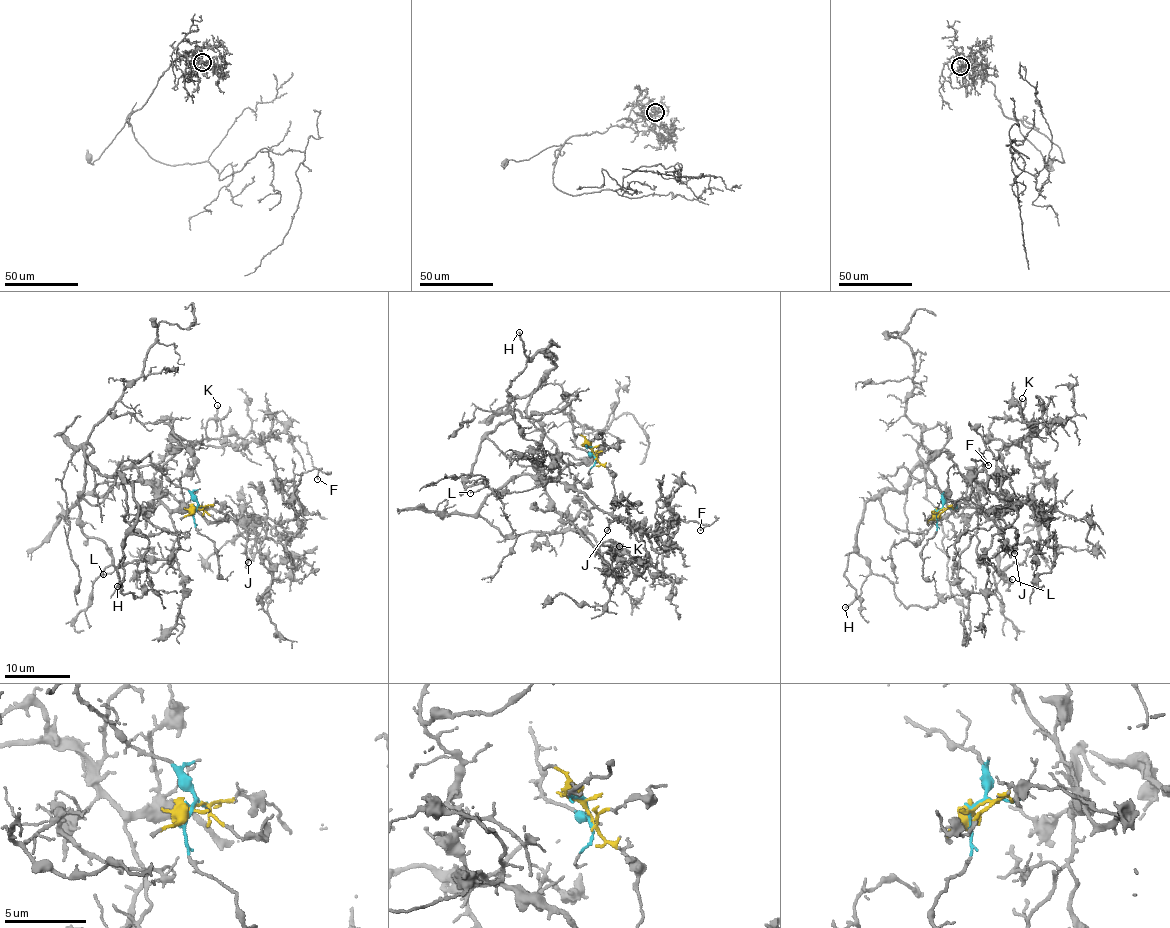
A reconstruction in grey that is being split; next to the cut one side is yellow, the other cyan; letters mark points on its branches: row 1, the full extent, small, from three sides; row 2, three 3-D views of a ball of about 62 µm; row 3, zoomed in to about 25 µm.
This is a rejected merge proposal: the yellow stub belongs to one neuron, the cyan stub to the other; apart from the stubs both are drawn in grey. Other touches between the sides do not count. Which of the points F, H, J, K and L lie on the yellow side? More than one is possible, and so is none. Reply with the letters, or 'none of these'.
F, J, K

